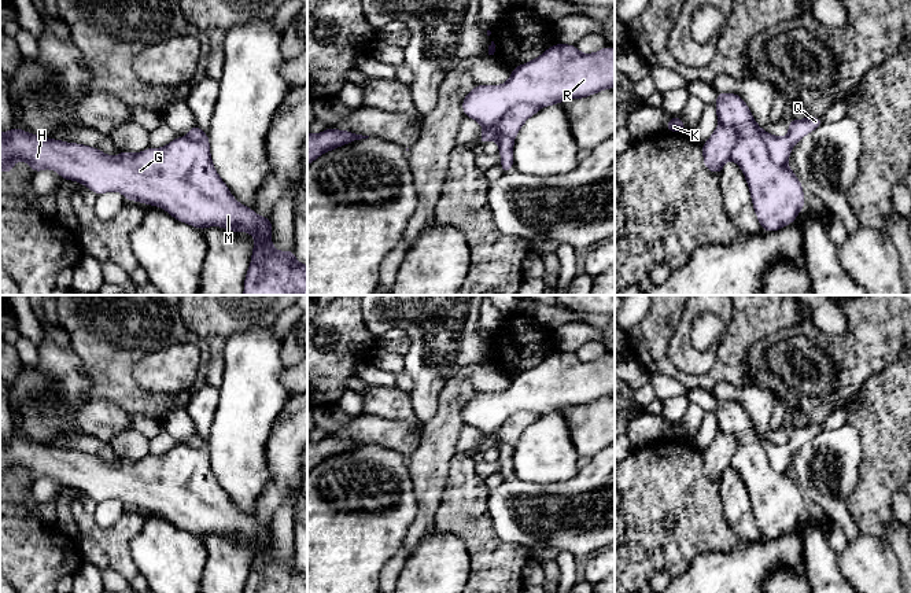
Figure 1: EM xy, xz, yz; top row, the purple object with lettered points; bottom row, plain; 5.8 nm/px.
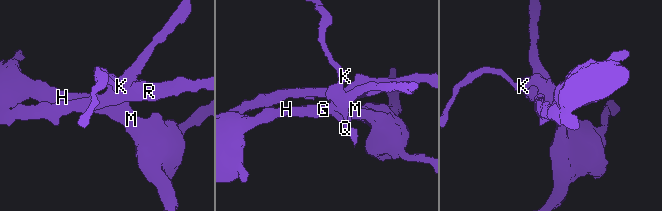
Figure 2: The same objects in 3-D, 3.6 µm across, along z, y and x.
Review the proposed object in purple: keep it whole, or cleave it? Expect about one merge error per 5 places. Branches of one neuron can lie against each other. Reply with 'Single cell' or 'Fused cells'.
Fused cells

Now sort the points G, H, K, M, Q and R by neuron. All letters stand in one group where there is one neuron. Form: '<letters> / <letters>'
G H K M / Q R

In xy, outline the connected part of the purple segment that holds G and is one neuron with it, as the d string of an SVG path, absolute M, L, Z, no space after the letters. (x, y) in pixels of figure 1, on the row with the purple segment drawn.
M16 126L8 133L0 130L0 172L14 173L12 166L18 159L25 161L34 173L52 169L63 180L81 183L96 195L118 191L126 200L159 206L176 220L200 231L222 226L232 232L248 232L255 240L243 295L307 295L307 265L295 259L294 250L277 251L273 247L272 218L262 218L232 196L213 165L207 132L200 141L176 137L162 148L136 154L122 151L110 156L95 147L32 135Z

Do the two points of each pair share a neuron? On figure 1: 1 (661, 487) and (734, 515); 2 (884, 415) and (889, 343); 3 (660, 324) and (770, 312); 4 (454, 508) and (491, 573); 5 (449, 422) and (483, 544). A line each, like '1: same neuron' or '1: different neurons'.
1: different neurons
2: different neurons
3: same neuron
4: same neuron
5: different neurons

